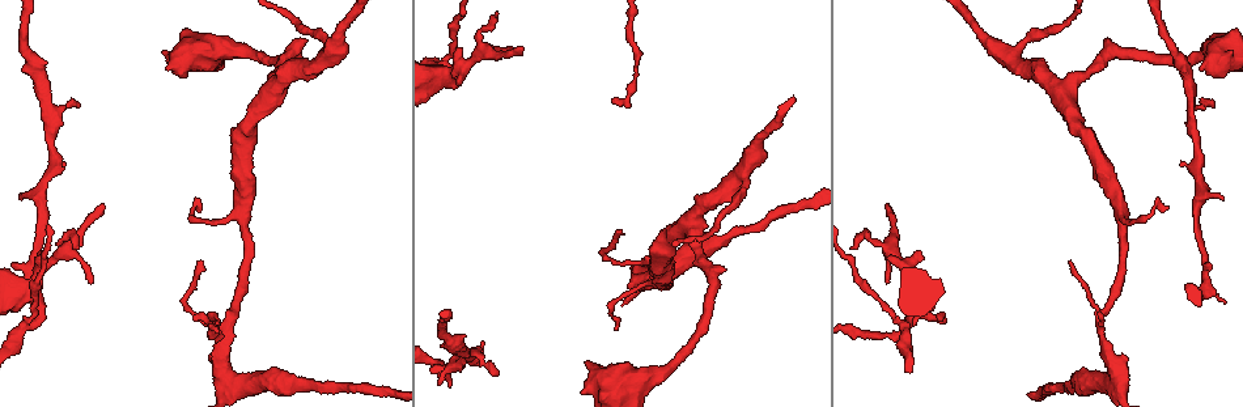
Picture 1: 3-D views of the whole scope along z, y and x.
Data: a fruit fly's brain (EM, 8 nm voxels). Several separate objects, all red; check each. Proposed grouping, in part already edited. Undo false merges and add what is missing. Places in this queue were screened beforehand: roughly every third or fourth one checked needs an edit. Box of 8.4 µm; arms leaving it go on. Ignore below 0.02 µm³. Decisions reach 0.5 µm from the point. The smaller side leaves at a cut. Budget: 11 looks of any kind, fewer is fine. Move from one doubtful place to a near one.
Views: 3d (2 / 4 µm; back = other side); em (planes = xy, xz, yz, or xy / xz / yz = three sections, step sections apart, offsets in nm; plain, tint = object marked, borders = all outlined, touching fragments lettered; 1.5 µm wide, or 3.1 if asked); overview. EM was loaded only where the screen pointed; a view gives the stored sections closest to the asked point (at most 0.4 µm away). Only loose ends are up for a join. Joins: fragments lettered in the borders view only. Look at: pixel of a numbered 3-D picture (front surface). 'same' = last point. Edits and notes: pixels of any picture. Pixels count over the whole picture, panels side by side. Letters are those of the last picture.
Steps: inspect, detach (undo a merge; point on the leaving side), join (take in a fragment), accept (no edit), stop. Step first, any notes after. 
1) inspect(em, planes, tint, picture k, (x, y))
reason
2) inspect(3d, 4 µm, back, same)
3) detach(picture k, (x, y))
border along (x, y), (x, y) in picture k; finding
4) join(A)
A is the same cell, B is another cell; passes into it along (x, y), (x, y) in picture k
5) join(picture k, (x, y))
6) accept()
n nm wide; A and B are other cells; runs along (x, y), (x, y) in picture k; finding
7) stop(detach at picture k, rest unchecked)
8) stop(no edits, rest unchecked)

inspect(3d, 2 µm, back, picture 1, (202, 260))
branch stops here

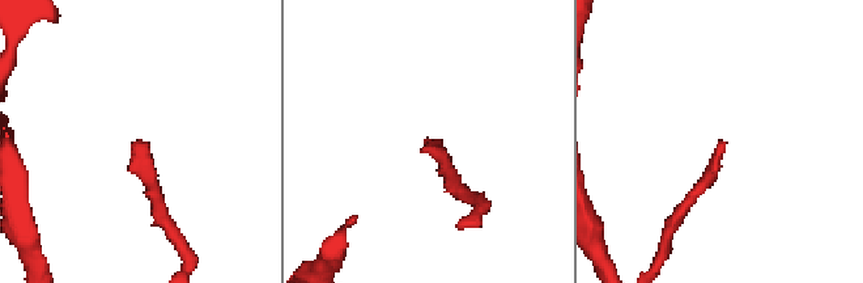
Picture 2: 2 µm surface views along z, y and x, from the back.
inspect(em, xy, step 8, tint, picture 2, (428, 142))
need the tissue

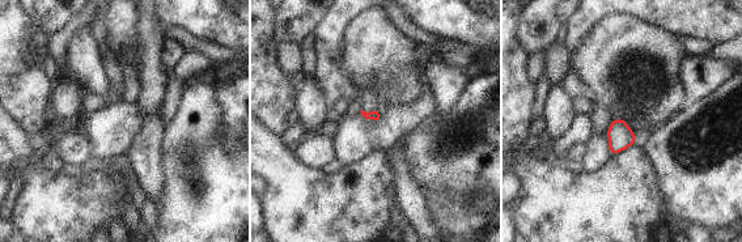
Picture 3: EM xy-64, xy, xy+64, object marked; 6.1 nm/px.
inspect(em, planes, borders, same)
cut it another way

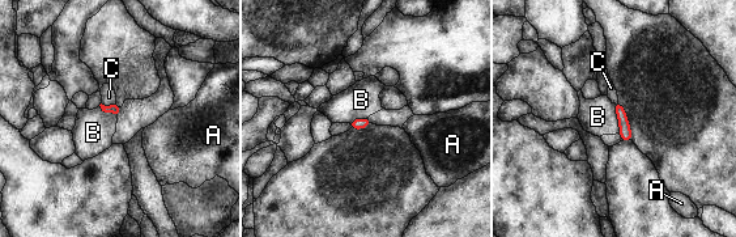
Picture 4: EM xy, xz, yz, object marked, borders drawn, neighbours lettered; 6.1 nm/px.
join(C)
C is the same cell, A and B are other cells; passes into it along (115, 109), (110, 105), (109, 97) in picture 4; the cell continues

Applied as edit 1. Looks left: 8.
inspect(overview)
see it whole again

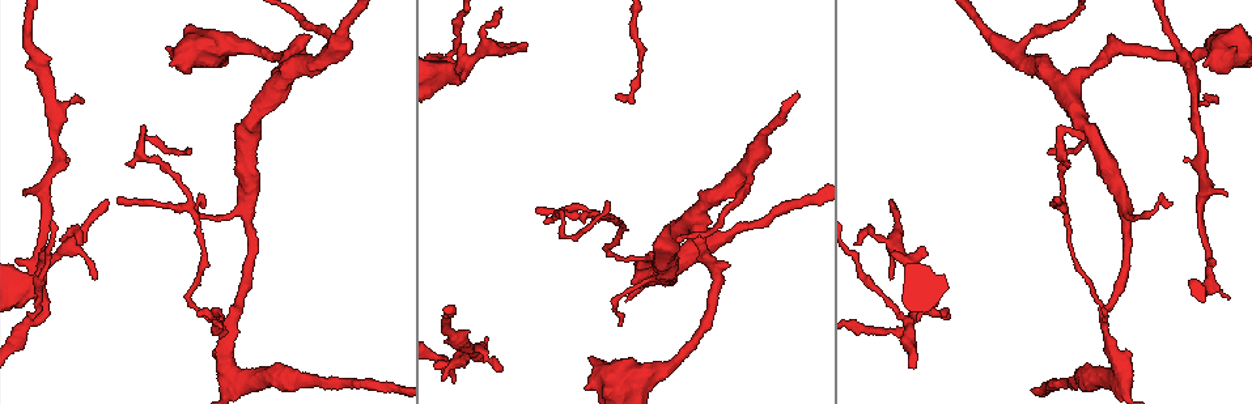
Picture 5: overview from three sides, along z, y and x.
inspect(em, yz, step 8, tint, picture 5, (1120, 376))
three arms meet

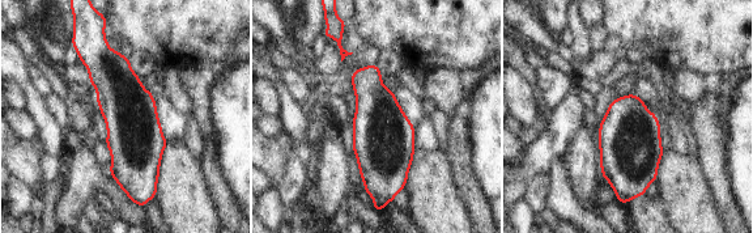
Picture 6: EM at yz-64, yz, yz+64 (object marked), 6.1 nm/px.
inspect(em, planes, borders, same)

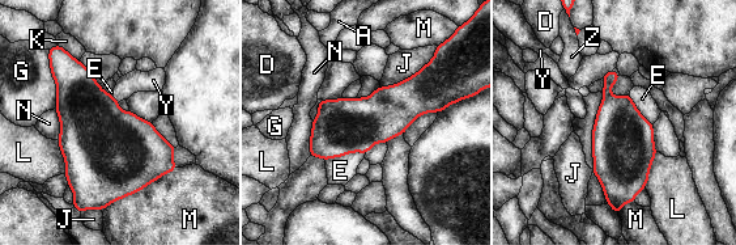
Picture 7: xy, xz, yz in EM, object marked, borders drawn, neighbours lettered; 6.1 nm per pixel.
accept()
340 nm wide; M touches over 550 nm; A, D, E, G, J, K, L, M, N, Y and Z are other cells; all the same cell

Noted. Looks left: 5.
inspect(em, planes, borders, picture 5, (24, 194))
an open end

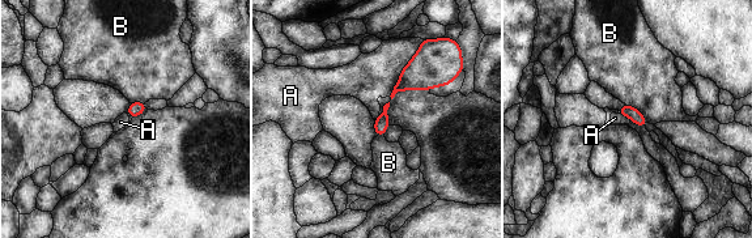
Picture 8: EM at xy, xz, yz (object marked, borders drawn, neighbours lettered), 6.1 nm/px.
accept()
A and B are other cells; border along (419, 50), (403, 68), (389, 96) in picture 8; none of them fits

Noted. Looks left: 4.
inspect(3d, 4 µm, back, picture 5, (95, 277))
tapers out

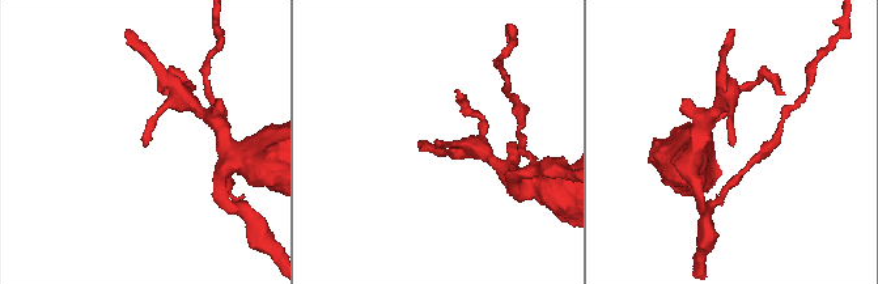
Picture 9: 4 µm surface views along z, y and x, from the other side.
inspect(em, planes, borders, picture 9, (436, 140))

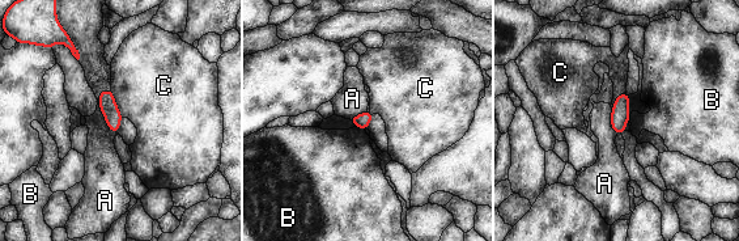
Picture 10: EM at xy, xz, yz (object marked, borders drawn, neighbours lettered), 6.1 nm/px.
accept()
A touches over 300 nm; A, B and C are other cells; none of them fits

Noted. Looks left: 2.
stop(join at picture 4, rest unchecked)

